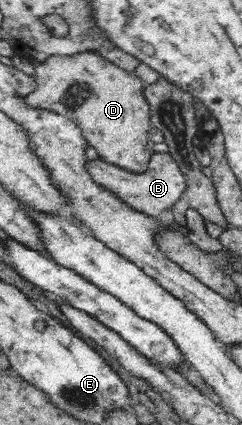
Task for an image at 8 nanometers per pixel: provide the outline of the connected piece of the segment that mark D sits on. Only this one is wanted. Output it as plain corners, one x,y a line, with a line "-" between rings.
83,51
71,56
47,57
35,67
32,76
37,86
27,97
28,106
50,110
74,120
83,131
83,137
88,141
88,145
96,149
100,159
130,172
143,172
148,167
151,155
146,147
148,147
149,129
152,127
151,113
149,103
143,94
145,86
135,72
116,66
98,52

